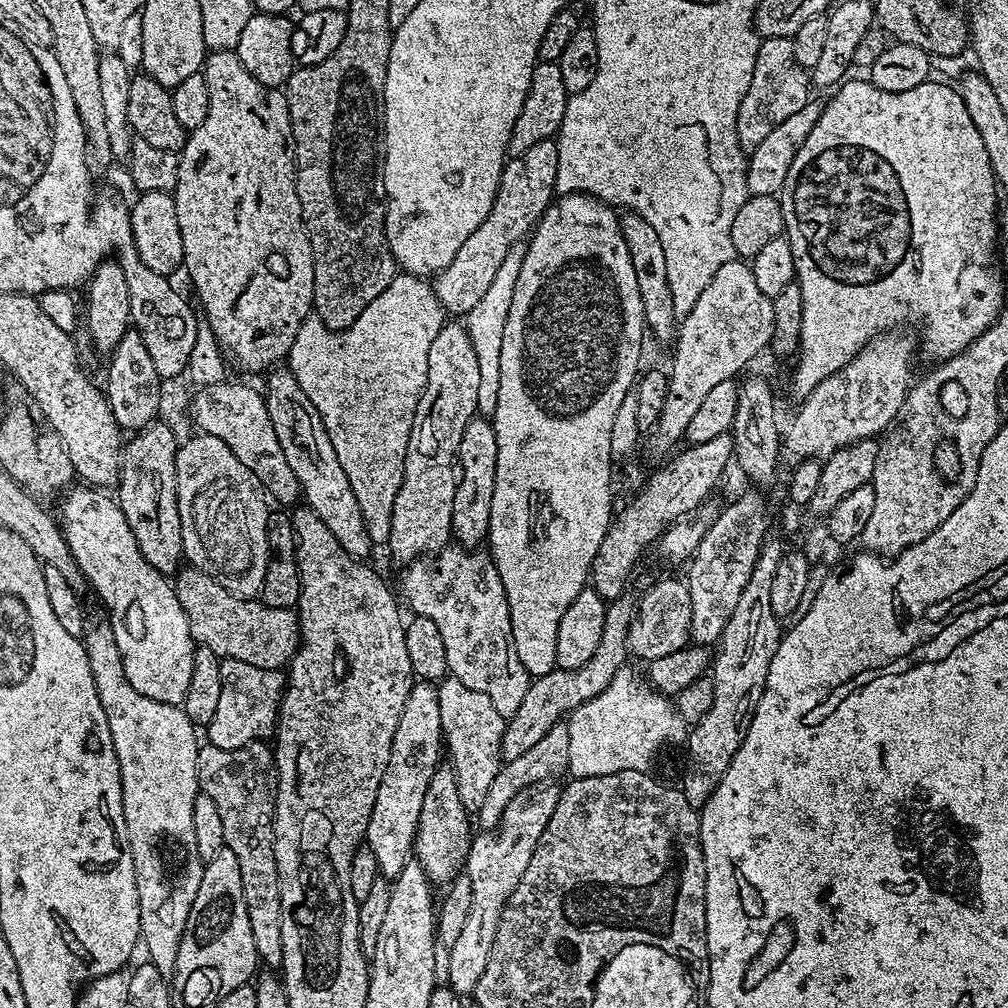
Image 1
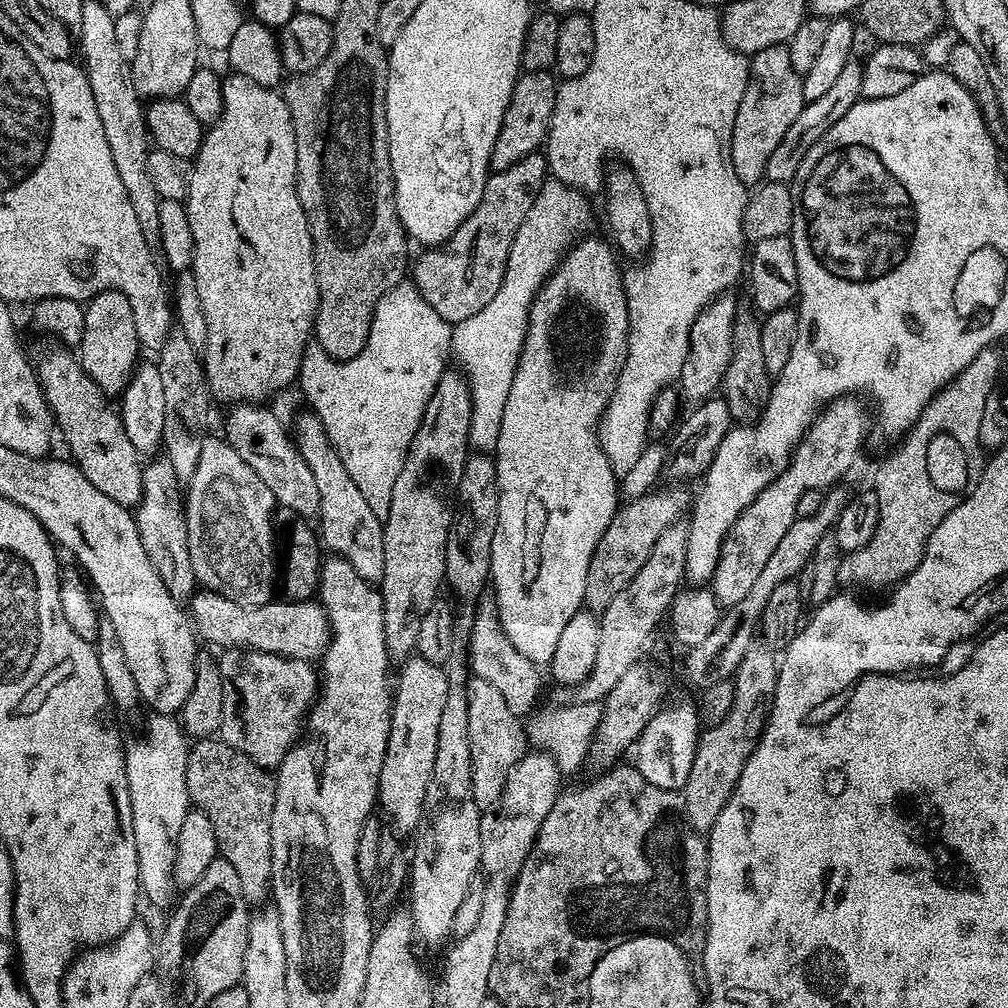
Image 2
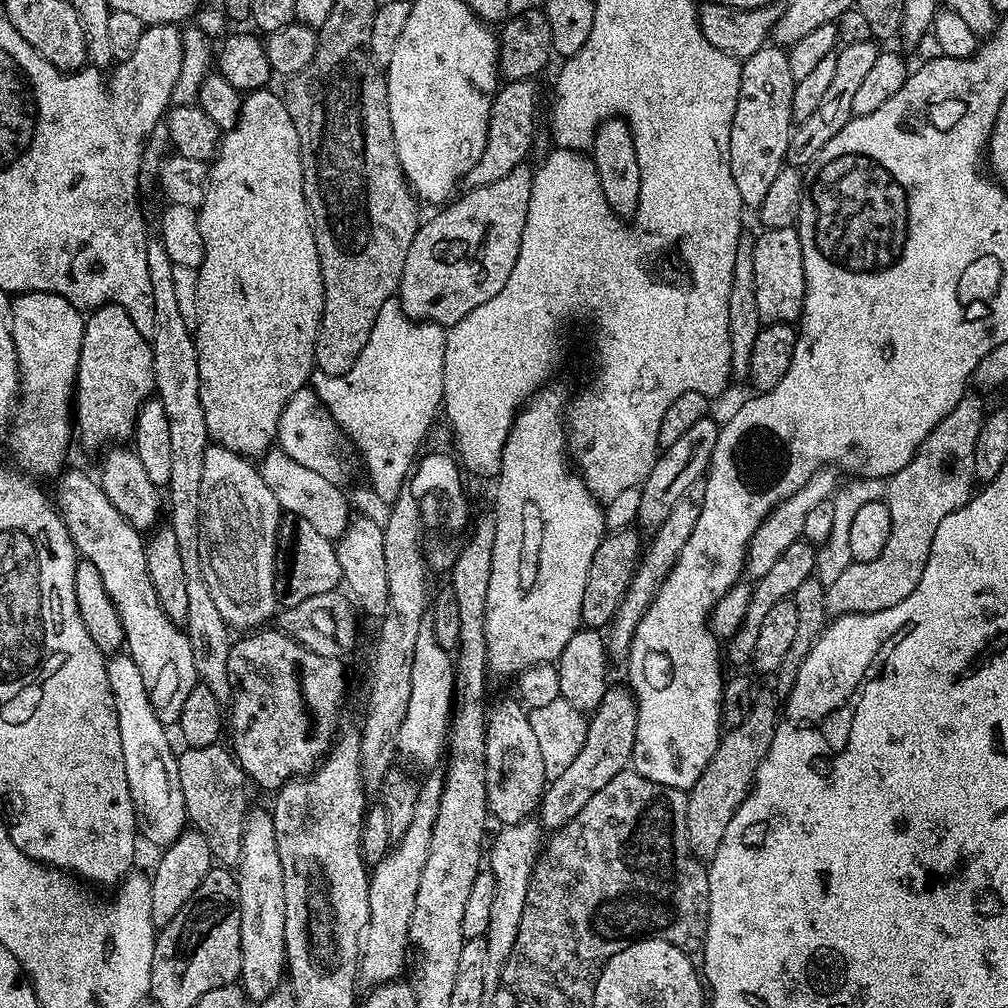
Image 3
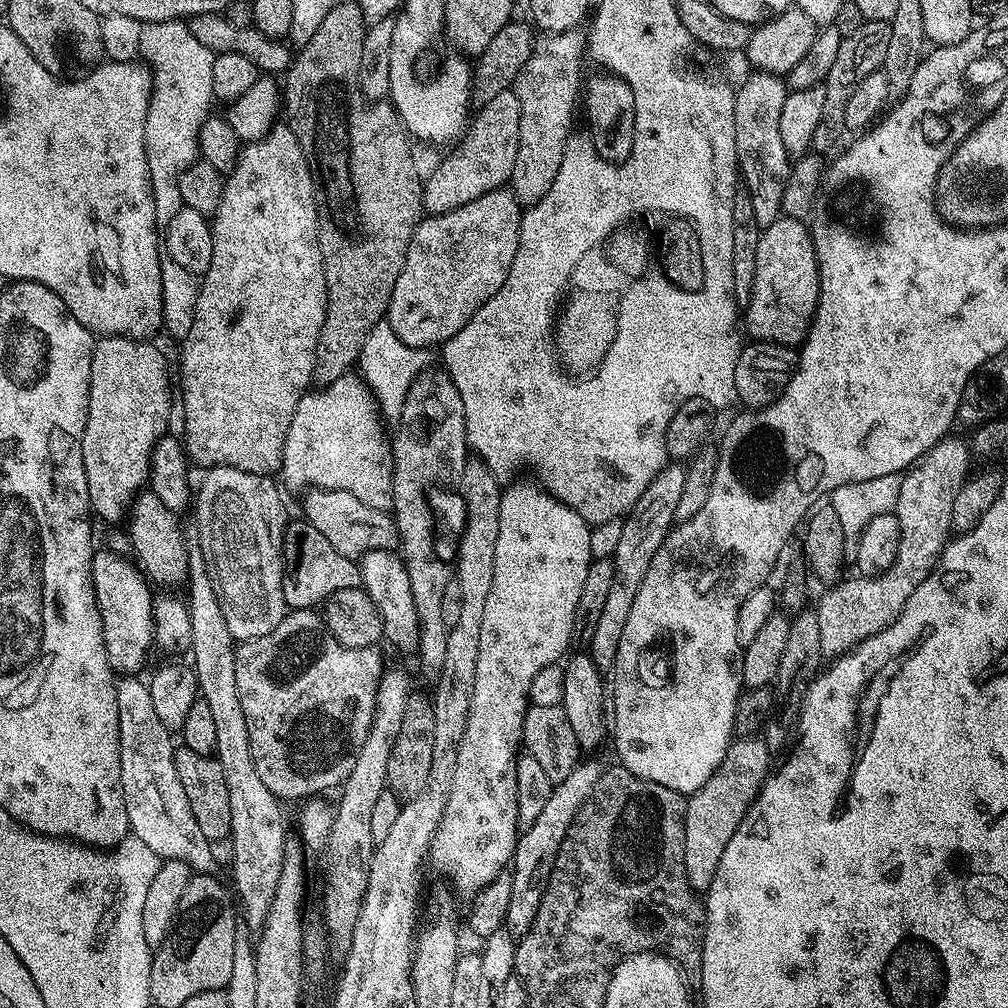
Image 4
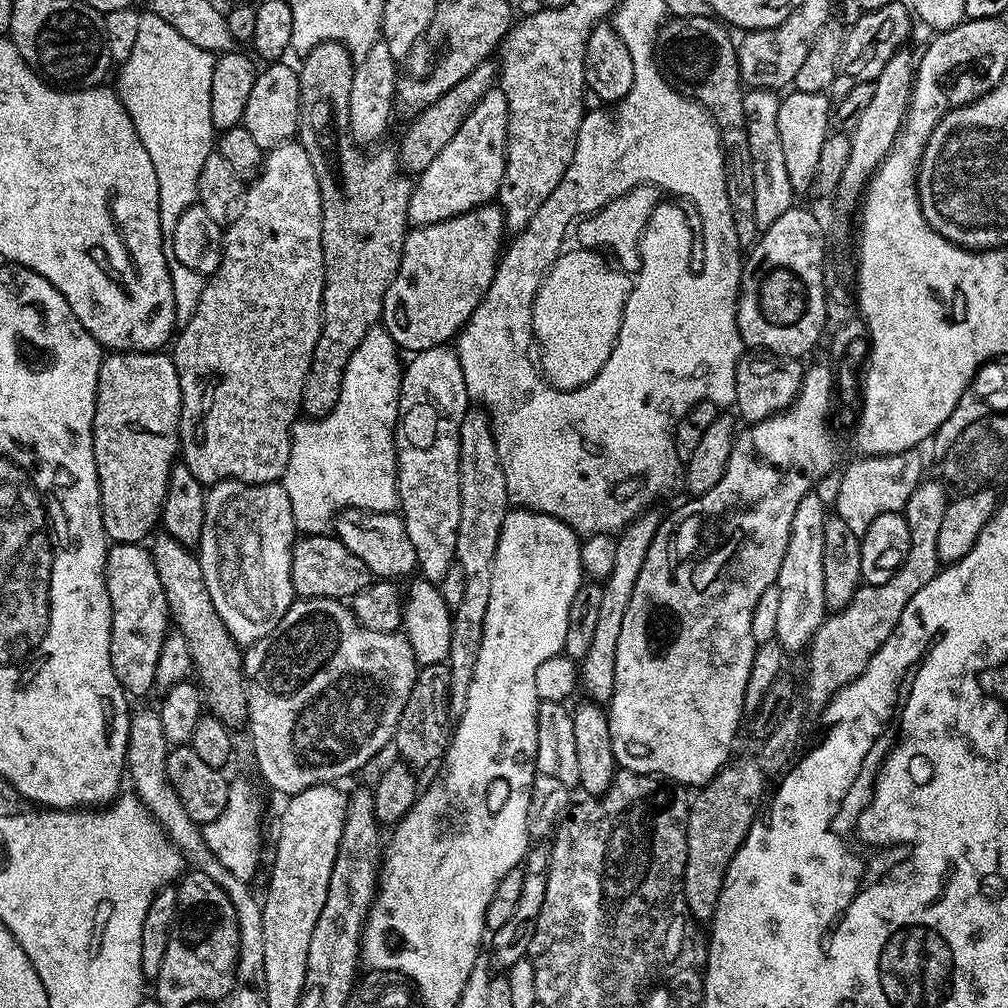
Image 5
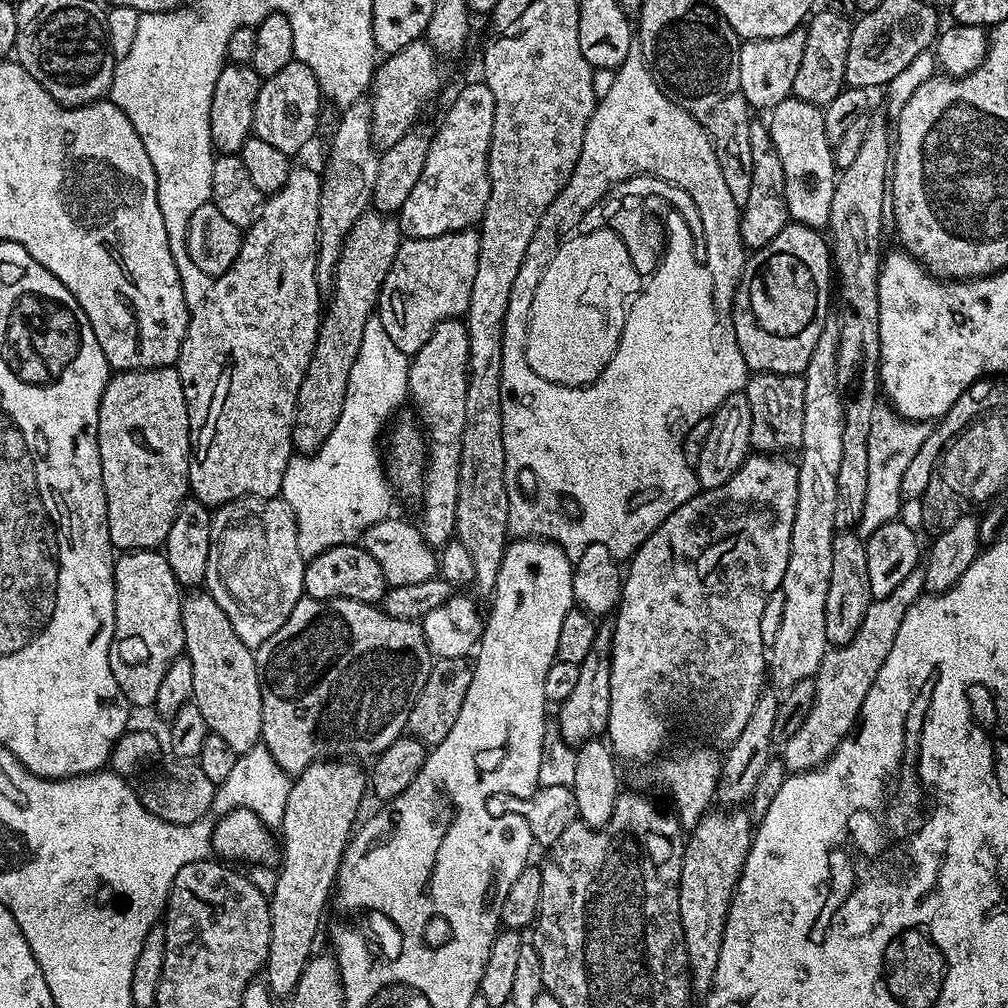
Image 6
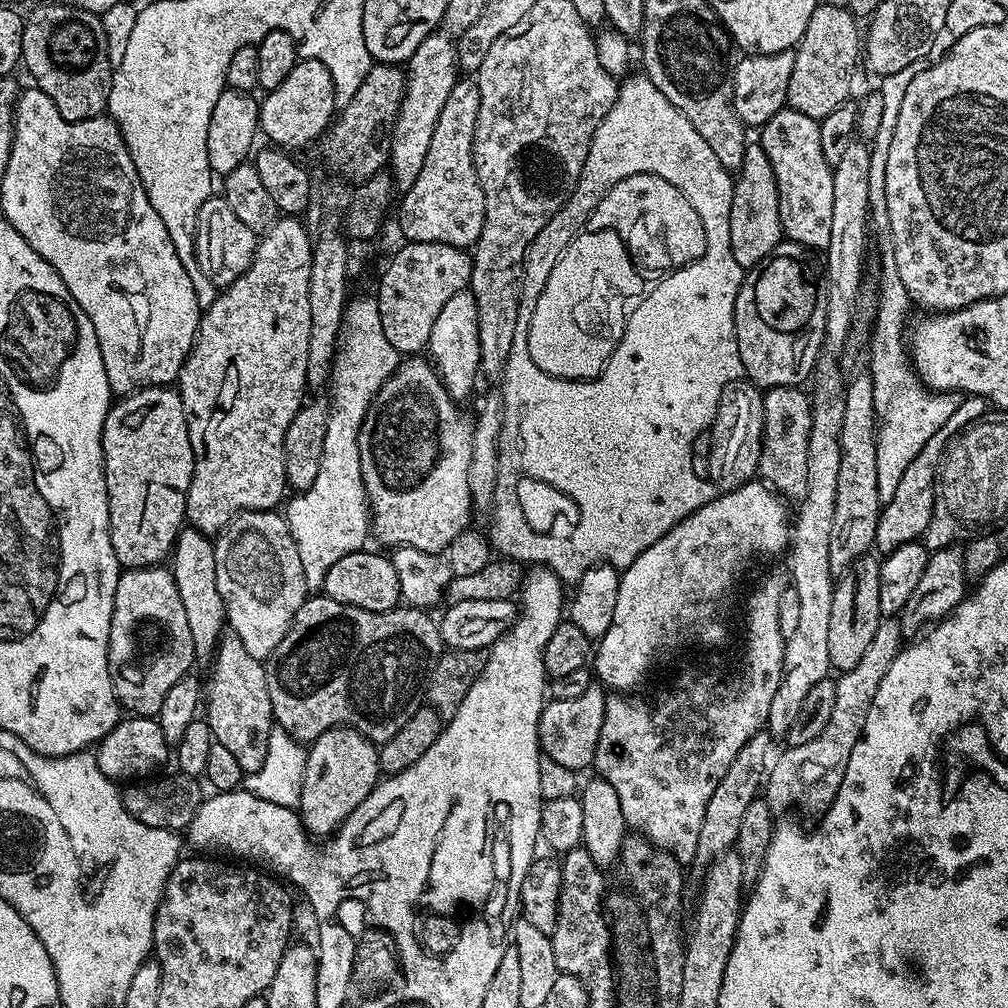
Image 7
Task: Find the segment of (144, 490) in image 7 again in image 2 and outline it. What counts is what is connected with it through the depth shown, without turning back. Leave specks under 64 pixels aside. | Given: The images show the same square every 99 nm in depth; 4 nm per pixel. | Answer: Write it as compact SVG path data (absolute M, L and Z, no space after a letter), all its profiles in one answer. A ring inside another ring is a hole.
M106 290L84 308L84 329L78 345L78 359L86 374L109 398L119 397L130 382L142 355L138 330L134 326L134 310L130 298L118 290Z

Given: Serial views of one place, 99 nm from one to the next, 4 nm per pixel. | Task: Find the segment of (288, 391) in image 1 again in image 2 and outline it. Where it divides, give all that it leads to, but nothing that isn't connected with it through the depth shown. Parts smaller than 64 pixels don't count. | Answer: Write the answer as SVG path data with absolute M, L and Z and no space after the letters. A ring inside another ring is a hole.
M304 410L297 415L294 421L294 443L306 466L310 466L310 474L314 474L314 486L318 486L318 536L323 547L331 555L350 562L350 566L354 566L354 570L358 570L358 574L362 574L368 583L379 585L382 570L386 566L386 553L382 551L384 525L381 517L370 510L366 498L362 498L358 491L358 486L354 486L354 478L346 474L346 466L342 466L342 458L338 458L315 412Z

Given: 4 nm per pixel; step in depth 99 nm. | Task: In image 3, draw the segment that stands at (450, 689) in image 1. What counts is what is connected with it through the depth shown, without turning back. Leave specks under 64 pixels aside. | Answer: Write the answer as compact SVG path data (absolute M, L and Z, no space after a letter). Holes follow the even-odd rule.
M511 699L492 704L486 723L486 750L490 754L488 811L500 819L501 825L517 824L529 819L539 809L544 789L549 783L528 712L519 699Z

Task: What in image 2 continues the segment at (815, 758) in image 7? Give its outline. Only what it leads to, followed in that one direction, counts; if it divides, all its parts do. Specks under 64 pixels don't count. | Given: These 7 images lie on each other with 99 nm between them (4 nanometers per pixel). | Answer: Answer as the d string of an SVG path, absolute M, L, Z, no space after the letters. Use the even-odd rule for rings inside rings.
M995 347L982 350L966 370L958 373L924 407L916 423L897 443L901 444L877 470L874 491L878 498L878 526L874 538L862 550L841 555L837 574L841 585L887 589L905 580L922 562L930 534L938 530L942 518L958 507L980 480L986 452L980 447L978 426L982 426L986 398L990 398L998 383L1000 356L996 351Z

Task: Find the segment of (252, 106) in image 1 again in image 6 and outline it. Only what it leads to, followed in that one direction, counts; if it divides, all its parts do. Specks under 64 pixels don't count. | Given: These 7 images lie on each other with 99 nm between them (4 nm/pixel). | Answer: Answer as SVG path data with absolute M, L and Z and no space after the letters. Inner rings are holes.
M293 167L284 185L265 199L260 206L260 214L256 217L256 221L243 233L238 258L234 258L230 270L215 277L210 286L210 294L206 294L206 302L191 309L188 329L180 347L180 356L174 367L182 378L182 390L188 407L188 428L192 431L192 455L188 462L188 487L191 495L195 499L201 500L210 510L215 510L221 504L229 504L232 500L243 496L276 498L281 495L282 478L288 469L289 460L294 455L292 423L296 413L298 386L302 386L306 366L310 366L314 342L322 319L322 293L316 281L316 235L318 234L318 218L320 217L321 179L321 173L317 169L315 172L312 168Z

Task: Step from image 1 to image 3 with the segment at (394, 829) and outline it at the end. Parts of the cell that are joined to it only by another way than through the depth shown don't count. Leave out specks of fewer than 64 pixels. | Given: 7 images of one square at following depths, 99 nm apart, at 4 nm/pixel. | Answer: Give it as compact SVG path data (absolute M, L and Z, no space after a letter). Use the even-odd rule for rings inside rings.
M425 614L422 618L422 624L418 626L418 639L414 642L414 667L412 667L412 673L410 677L410 702L406 705L406 718L402 718L402 726L398 730L398 746L396 747L397 753L401 757L404 756L412 763L417 764L418 767L424 768L423 770L432 770L437 767L436 762L441 761L442 755L446 750L446 739L447 733L450 727L450 717L452 715L452 691L456 688L456 666L454 663L454 656L451 651L442 646L438 646L438 638L434 638L434 622L432 621L431 615Z

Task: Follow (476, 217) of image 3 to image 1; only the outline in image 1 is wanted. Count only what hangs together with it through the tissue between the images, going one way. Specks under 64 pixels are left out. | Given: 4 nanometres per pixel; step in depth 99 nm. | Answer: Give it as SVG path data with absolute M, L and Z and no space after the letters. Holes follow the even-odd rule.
M555 139L538 142L521 156L513 156L505 163L490 214L486 214L482 226L478 226L478 230L474 230L474 234L462 242L458 254L454 254L454 262L436 273L431 281L445 313L471 314L474 306L482 302L490 282L498 278L498 269L502 267L506 254L510 254L512 247L525 239L524 235L527 237L535 229L544 212L554 203L557 178L558 146Z

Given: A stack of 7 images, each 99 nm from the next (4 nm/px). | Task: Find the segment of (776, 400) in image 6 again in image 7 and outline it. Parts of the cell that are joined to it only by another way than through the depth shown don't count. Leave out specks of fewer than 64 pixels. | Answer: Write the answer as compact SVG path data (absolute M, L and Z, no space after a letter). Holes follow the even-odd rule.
M778 386L763 393L764 437L760 447L758 476L788 502L803 500L808 485L808 443L813 401L804 390L800 386Z

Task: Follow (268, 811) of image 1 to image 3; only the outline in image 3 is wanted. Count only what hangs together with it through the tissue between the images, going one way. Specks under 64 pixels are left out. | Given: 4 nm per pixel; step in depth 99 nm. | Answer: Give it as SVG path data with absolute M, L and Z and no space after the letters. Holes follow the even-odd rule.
M223 743L197 748L185 747L177 755L178 782L182 782L182 798L188 811L188 824L201 832L213 857L221 865L239 865L242 854L244 823L250 811L248 788L250 781L235 755Z

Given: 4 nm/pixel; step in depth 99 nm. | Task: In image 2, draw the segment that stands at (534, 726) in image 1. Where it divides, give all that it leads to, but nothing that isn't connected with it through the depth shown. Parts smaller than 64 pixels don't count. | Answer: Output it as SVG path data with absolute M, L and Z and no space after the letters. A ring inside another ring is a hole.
M681 518L675 524L662 530L650 558L634 574L634 578L610 601L604 612L599 613L600 629L598 630L598 655L594 658L594 670L583 684L571 688L560 686L555 690L557 705L600 704L614 690L617 682L630 671L630 666L645 659L644 651L652 640L652 631L665 619L672 606L672 599L681 591L686 577L686 542L688 541L688 520Z

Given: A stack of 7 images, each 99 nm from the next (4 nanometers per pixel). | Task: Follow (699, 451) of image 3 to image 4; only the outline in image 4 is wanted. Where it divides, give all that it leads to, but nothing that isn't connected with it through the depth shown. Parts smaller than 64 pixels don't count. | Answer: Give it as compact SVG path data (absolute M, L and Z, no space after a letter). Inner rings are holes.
M669 462L656 475L654 482L648 483L641 490L638 502L623 517L622 535L618 541L618 550L611 556L614 566L614 579L610 591L594 629L594 638L586 646L597 668L611 669L616 663L618 642L622 642L622 629L626 627L626 617L634 607L634 598L642 587L642 578L646 578L646 570L650 570L650 562L654 562L654 554L658 554L658 546L668 537L668 531L677 523L676 511L678 498L682 498L682 485L686 483L685 465L680 462Z

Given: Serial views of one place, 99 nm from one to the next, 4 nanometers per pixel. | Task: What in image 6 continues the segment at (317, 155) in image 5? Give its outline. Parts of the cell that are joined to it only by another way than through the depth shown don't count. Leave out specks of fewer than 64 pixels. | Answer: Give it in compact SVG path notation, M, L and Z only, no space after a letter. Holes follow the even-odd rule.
M375 210L360 216L350 234L346 234L332 291L322 312L310 366L306 366L302 386L298 386L296 413L292 423L292 447L297 453L317 452L322 442L330 438L330 430L334 430L338 418L342 418L342 402L346 402L347 382L361 349L366 322L377 311L382 282L386 282L386 274L390 274L390 266L401 243L399 223Z

